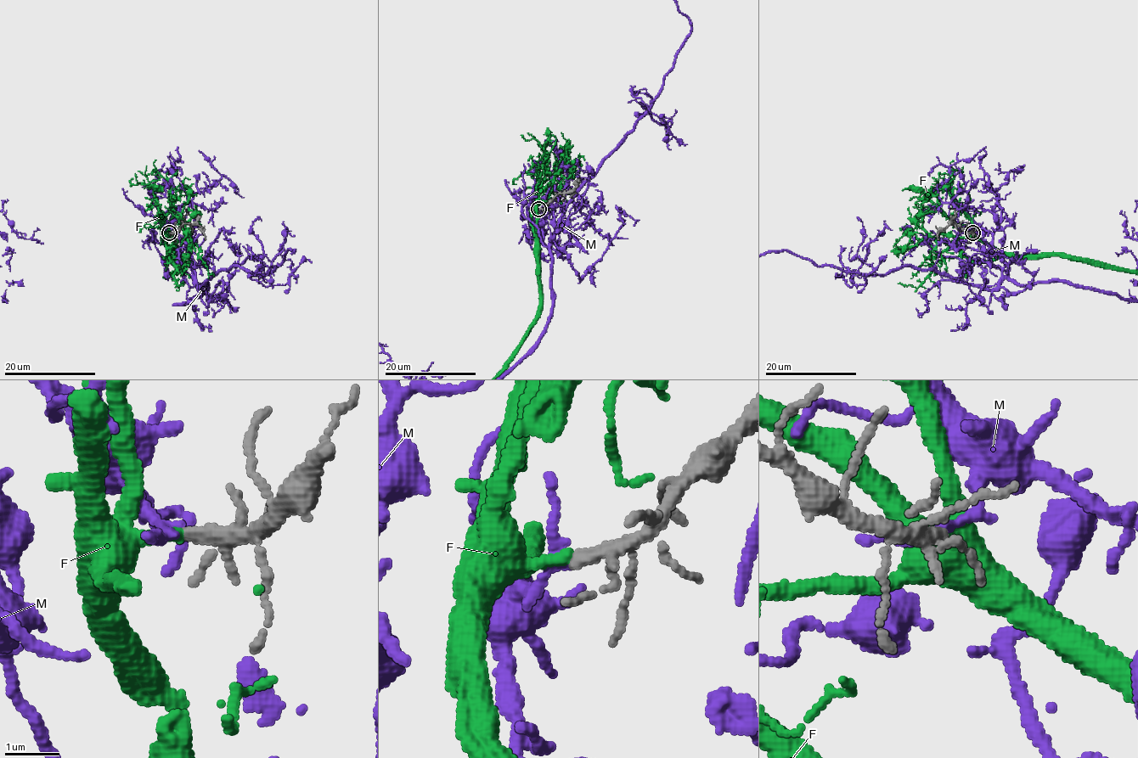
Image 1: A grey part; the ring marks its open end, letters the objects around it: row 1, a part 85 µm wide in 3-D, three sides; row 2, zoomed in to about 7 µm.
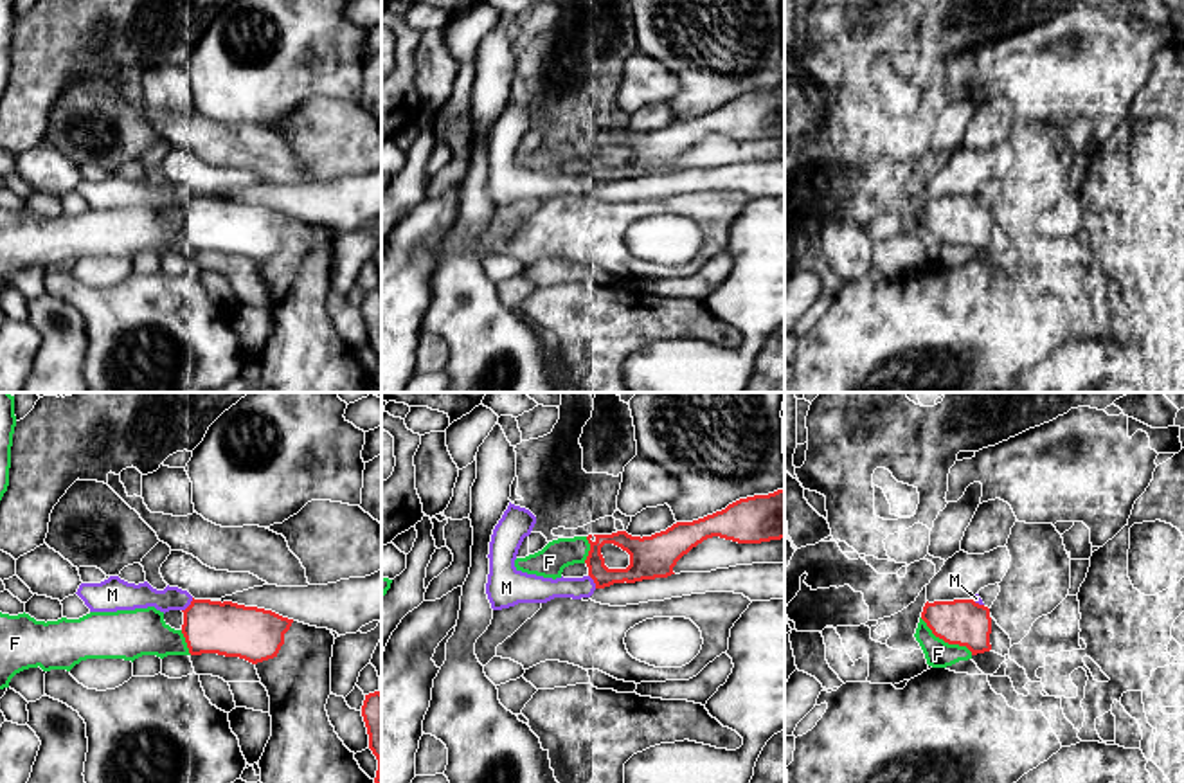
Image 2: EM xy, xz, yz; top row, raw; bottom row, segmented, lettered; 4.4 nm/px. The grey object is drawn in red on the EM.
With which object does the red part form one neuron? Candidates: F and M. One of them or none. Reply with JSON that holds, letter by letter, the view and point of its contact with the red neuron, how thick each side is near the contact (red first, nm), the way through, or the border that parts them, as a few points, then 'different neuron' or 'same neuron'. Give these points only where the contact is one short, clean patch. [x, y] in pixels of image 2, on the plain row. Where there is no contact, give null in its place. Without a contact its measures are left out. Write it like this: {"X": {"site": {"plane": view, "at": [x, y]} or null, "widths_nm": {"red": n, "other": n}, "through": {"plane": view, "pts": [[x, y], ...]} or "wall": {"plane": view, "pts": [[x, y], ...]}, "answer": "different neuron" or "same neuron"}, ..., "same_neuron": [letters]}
{"F": {"site": {"plane": "yz", "at": [945, 238]}, "widths_nm": {"red": 200, "other": 120}, "answer": "same neuron"}, "M": {"site": {"plane": "xy", "at": [189, 202]}, "widths_nm": {"red": 240, "other": 110}, "answer": "different neuron"}, "same_neuron": ["F"]}

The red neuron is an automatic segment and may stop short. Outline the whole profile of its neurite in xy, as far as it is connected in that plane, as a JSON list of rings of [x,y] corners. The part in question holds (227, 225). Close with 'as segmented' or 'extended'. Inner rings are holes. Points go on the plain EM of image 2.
[[[194,196],[182,207],[180,227],[164,218],[164,209],[155,203],[90,209],[79,216],[61,214],[58,218],[36,218],[29,211],[9,212],[0,209],[0,286],[9,284],[11,275],[29,265],[67,266],[86,256],[124,256],[135,257],[142,252],[202,252],[218,250],[239,254],[252,261],[277,254],[284,241],[284,230],[293,216],[272,207],[245,203],[232,198]]]; extended

